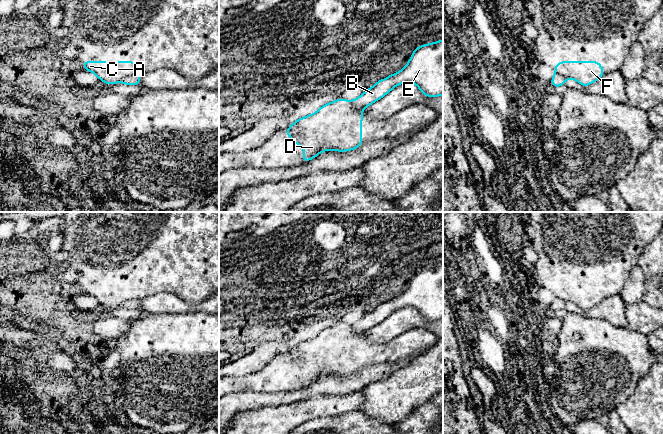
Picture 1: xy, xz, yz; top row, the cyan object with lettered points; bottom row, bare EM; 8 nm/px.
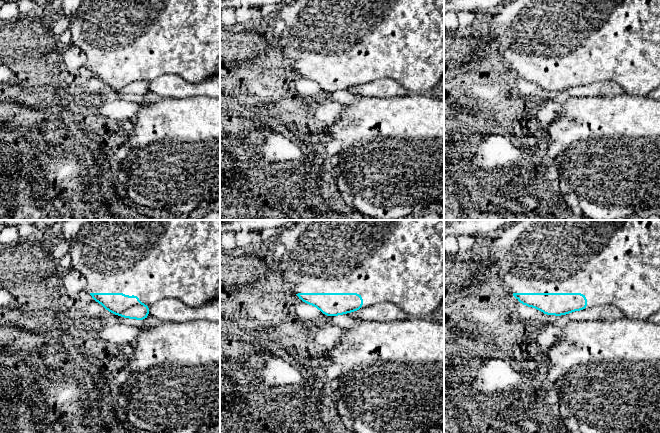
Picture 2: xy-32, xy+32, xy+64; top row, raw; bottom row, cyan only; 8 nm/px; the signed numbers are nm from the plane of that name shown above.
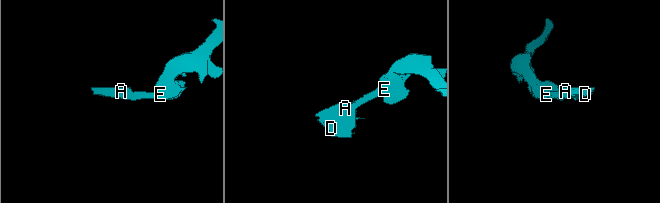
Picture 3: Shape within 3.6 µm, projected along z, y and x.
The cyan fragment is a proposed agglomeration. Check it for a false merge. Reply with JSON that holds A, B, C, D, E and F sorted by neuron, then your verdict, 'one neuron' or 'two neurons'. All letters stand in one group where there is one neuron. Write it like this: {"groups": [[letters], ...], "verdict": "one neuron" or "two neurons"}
{"groups": [["A", "C", "D", "F"], ["B", "E"]], "verdict": "two neurons"}

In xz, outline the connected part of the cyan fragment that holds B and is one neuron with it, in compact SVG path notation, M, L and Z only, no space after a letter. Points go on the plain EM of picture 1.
M443 264L418 270L413 275L407 289L400 296L394 297L383 304L378 304L373 311L366 313L363 319L352 324L352 329L359 333L366 332L384 321L397 309L407 306L416 308L426 321L443 319Z

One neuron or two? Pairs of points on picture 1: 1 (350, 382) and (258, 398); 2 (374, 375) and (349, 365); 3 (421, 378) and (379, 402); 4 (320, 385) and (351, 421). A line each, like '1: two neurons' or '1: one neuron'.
1: one neuron
2: two neurons
3: one neuron
4: two neurons

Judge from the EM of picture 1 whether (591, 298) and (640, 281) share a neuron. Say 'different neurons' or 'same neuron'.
different neurons

